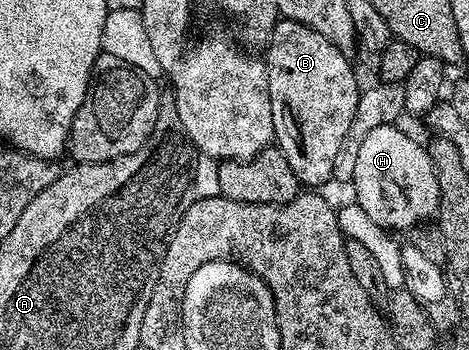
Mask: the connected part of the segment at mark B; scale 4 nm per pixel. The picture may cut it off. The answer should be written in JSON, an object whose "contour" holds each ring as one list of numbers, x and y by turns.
{"contour":[[279,19,274,24,270,36,270,44,265,46,264,60,268,71,268,91,272,103,272,127,277,148,282,150,292,171,299,182,306,187,322,187,334,176,336,155,340,152,340,143,344,143,344,135,348,135,348,127,352,127,352,119,356,115,356,103,360,92,358,77,354,74,351,58,345,57,339,49,320,31,312,31,299,21]]}

